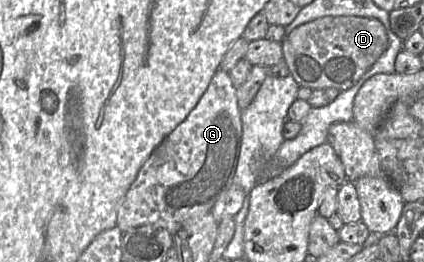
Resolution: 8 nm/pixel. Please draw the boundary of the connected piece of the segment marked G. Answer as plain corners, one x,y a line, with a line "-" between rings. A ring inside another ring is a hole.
218,69
198,104
141,166
118,209
116,226
125,233
142,225
154,225
174,236
190,219
211,211
219,197
233,185
242,142
241,115
230,75

